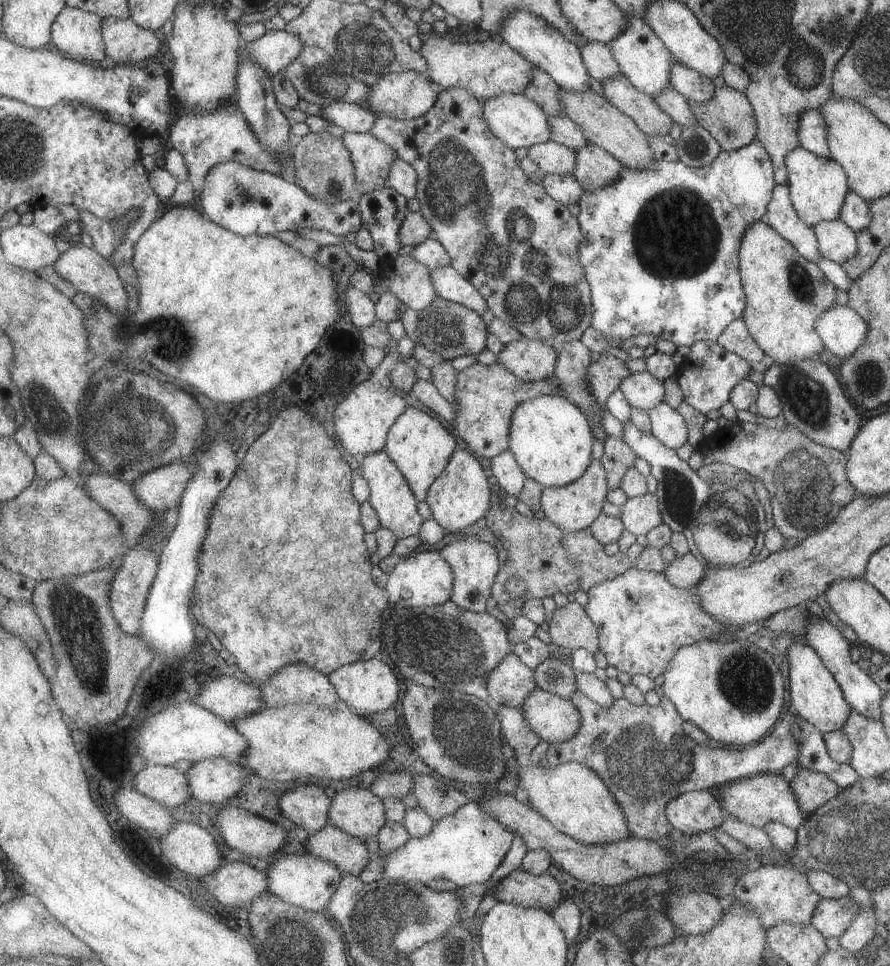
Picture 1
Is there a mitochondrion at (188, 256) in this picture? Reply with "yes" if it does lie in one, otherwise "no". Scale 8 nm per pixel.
no

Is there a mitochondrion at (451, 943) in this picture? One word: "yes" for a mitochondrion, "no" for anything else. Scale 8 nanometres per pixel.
yes

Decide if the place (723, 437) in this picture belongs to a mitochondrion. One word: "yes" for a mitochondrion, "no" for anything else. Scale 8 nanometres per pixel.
no

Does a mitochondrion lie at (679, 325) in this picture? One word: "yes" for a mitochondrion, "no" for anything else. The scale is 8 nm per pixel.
no

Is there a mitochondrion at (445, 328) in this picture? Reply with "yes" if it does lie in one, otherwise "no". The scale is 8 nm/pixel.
yes

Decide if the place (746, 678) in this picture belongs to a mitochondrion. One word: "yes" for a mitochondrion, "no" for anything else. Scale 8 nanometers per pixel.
yes

